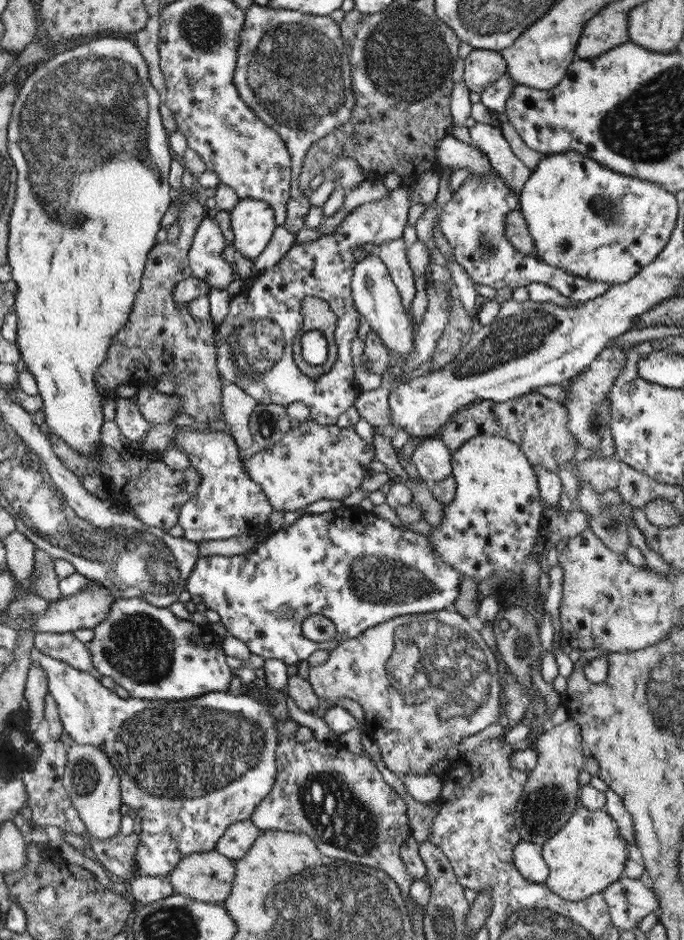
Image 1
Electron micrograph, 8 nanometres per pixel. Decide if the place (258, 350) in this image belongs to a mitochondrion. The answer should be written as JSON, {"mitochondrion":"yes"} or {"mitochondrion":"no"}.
{"mitochondrion":"yes"}

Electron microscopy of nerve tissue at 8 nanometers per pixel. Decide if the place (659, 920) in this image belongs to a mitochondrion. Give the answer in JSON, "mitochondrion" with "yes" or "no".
{"mitochondrion":"no"}

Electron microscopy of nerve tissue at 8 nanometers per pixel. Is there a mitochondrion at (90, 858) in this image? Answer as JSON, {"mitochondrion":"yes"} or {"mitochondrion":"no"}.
{"mitochondrion":"no"}

